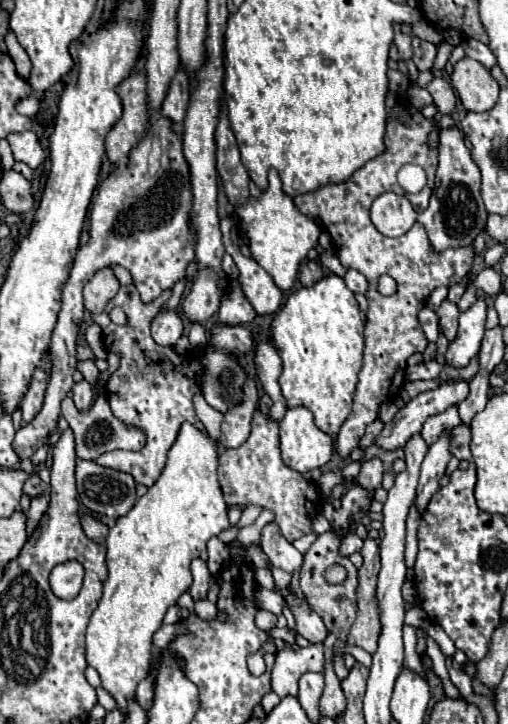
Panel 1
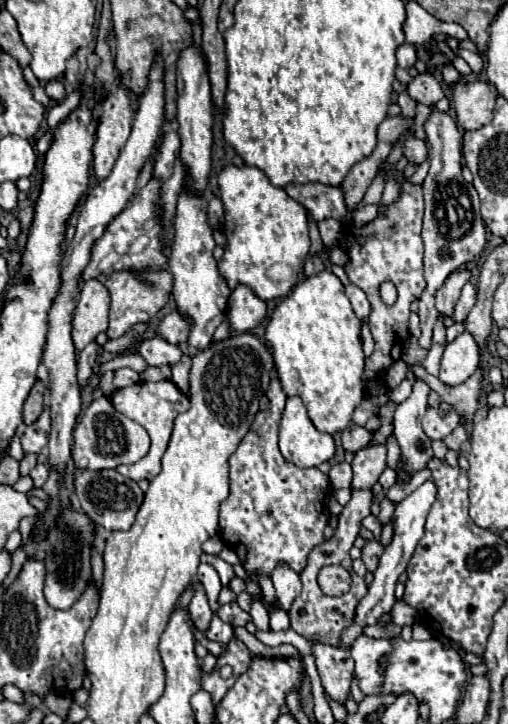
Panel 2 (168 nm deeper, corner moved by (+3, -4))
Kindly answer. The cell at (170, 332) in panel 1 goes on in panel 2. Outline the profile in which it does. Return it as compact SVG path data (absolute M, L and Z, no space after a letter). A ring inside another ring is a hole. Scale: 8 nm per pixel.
M153 336L143 340L139 354L145 358L145 362L149 366L161 366L161 364L177 364L181 358L181 350L175 344L167 344L167 340L163 340L161 336Z

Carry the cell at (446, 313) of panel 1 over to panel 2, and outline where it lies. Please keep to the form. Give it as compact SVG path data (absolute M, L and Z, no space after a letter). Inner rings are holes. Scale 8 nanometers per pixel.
M461 272L461 274L449 274L449 278L445 280L445 284L439 288L437 296L435 296L435 308L439 314L451 318L451 312L455 308L455 302L459 298L461 288L467 284L471 272Z

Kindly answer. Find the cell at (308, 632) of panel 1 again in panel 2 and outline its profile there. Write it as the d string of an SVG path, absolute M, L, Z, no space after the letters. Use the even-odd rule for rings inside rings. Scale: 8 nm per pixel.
M317 640L311 642L311 650L325 692L339 704L345 704L353 676L353 660L349 650L333 648L329 644L319 644Z

